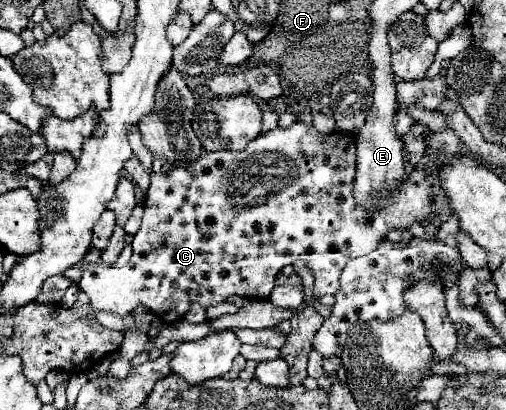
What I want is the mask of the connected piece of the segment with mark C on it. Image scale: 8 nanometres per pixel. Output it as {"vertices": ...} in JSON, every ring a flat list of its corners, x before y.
{"vertices":[[296,121,286,129,276,127,258,135,244,151,202,151,190,165,152,173,142,227,134,235,134,253,128,267,114,269,98,263,88,265,78,287,90,297,94,311,108,309,124,317,138,305,146,305,166,325,180,321,194,301,202,307,210,307,232,295,266,299,276,287,276,275,284,265,304,265,312,271,314,299,336,295,340,273,350,259,372,253,390,231,410,229,414,223,432,219,434,175,448,159,458,159,460,155,470,155,470,151,460,143,460,137,452,127,428,131,424,163,412,163,400,185,396,185,396,191,384,195,380,207,370,211,358,205,352,193,356,173,356,143,352,135,338,135,338,131,320,133,314,125]]}

